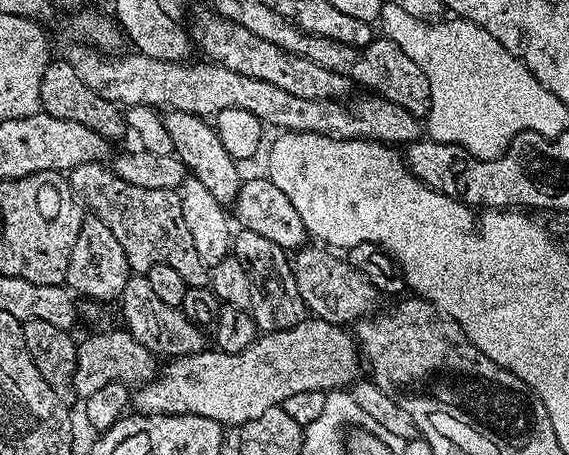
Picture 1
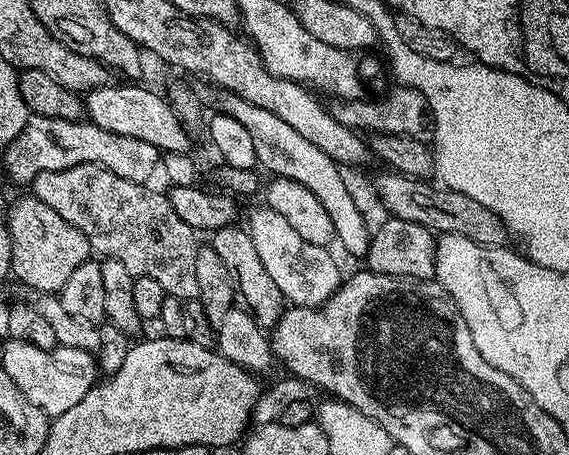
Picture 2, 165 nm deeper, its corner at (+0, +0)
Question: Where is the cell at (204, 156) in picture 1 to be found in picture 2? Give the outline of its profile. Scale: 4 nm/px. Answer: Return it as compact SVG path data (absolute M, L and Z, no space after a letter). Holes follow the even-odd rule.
M109 82L103 88L91 88L84 96L84 110L87 119L102 130L138 138L150 142L164 154L184 154L188 149L189 129L182 123L171 99L159 96L148 88L139 88L136 82L115 84ZM188 131L188 132L187 132Z

